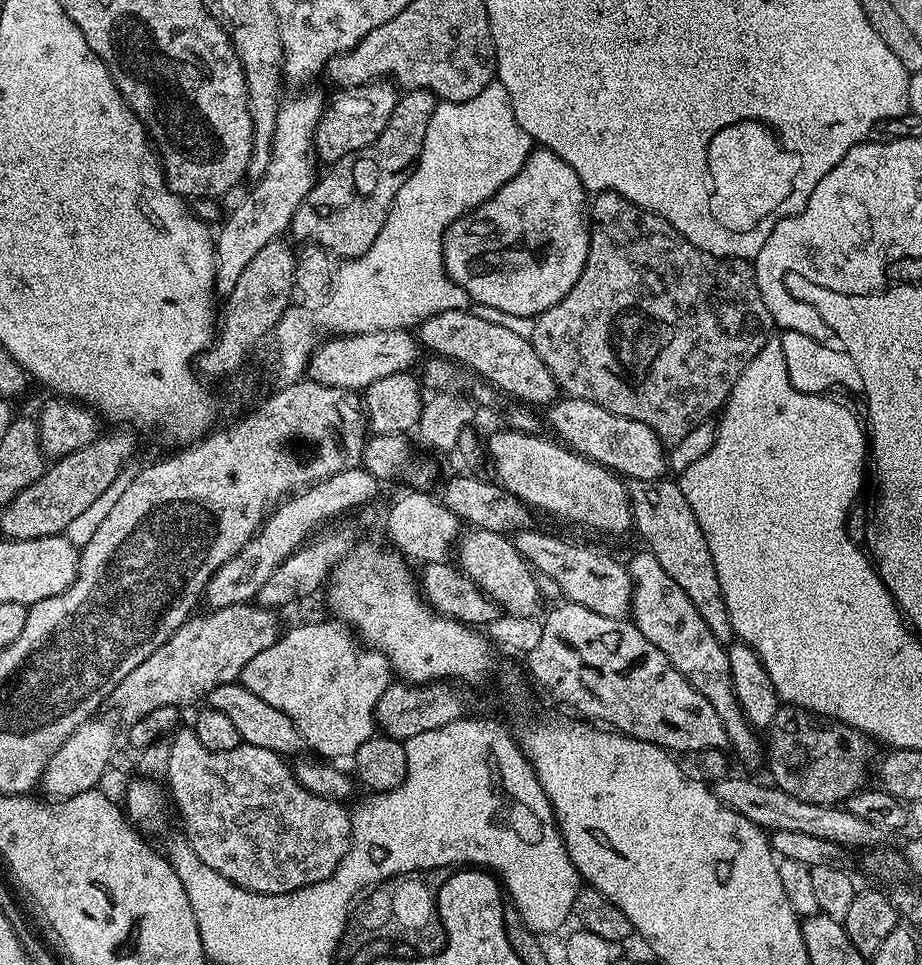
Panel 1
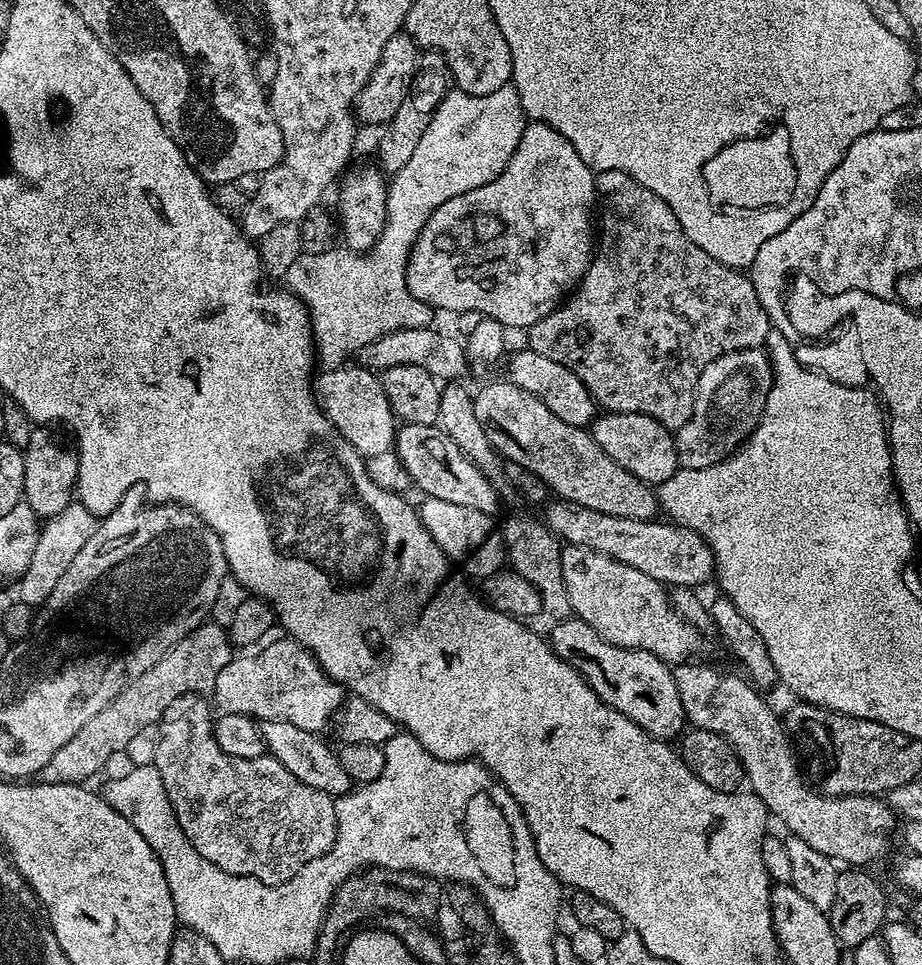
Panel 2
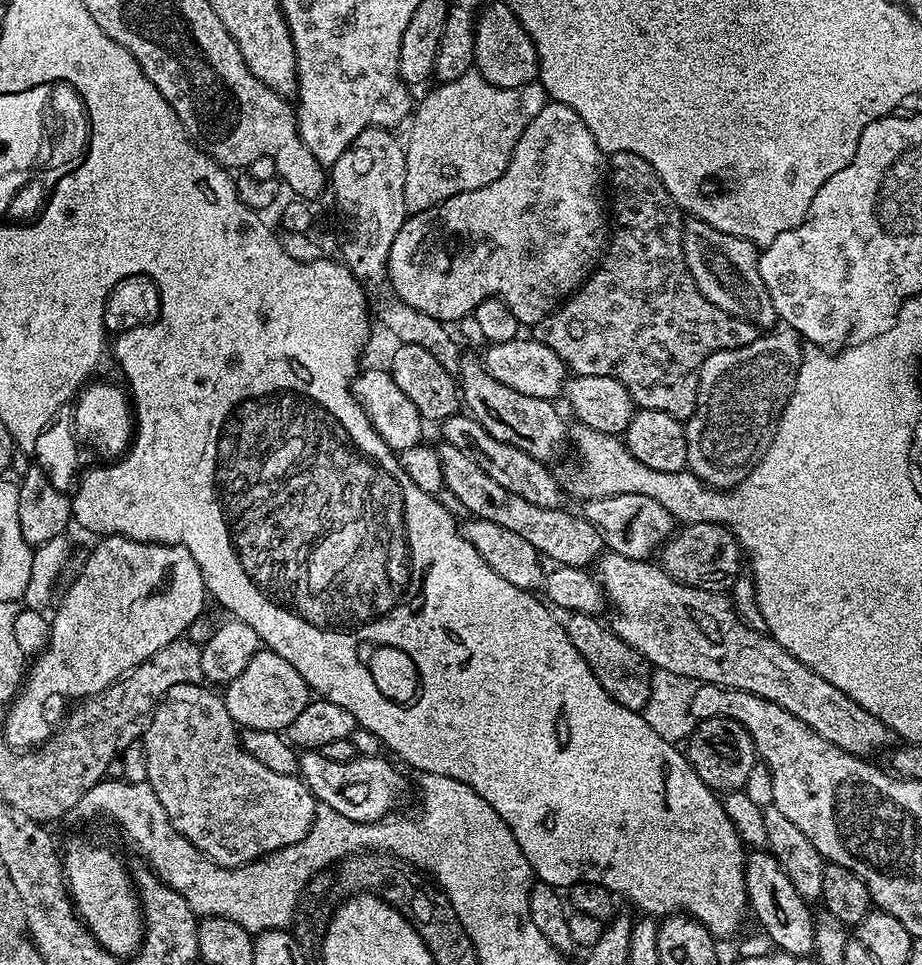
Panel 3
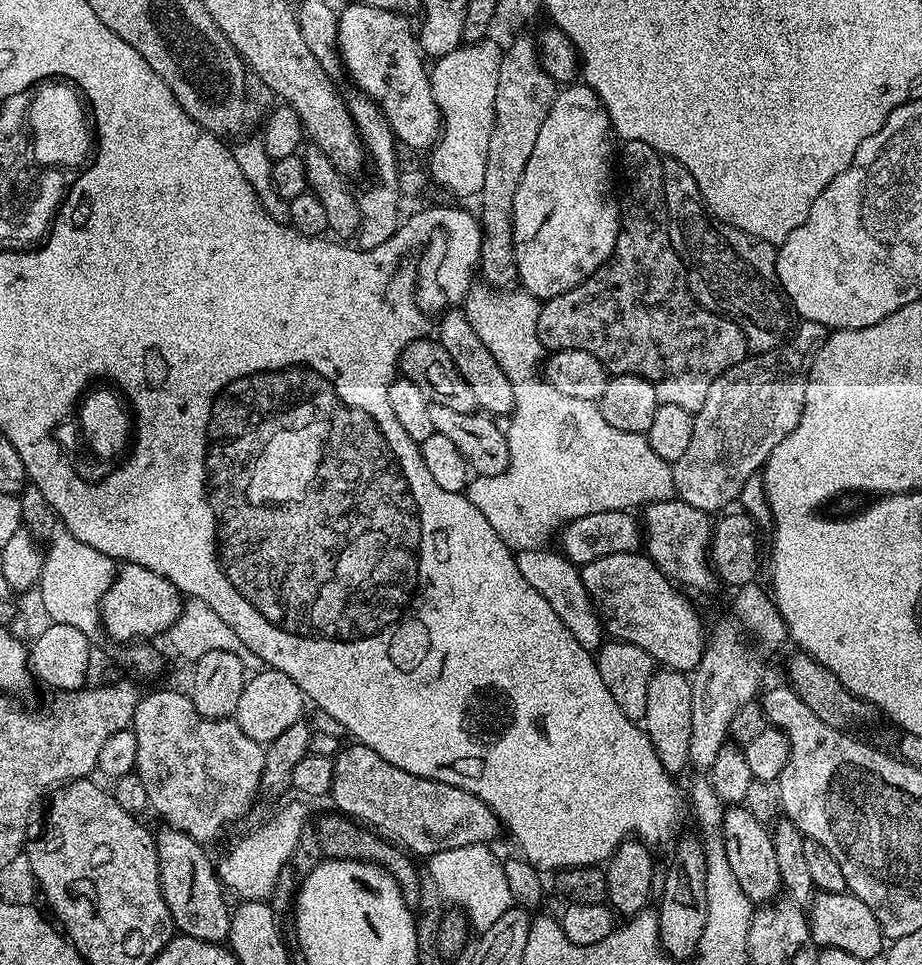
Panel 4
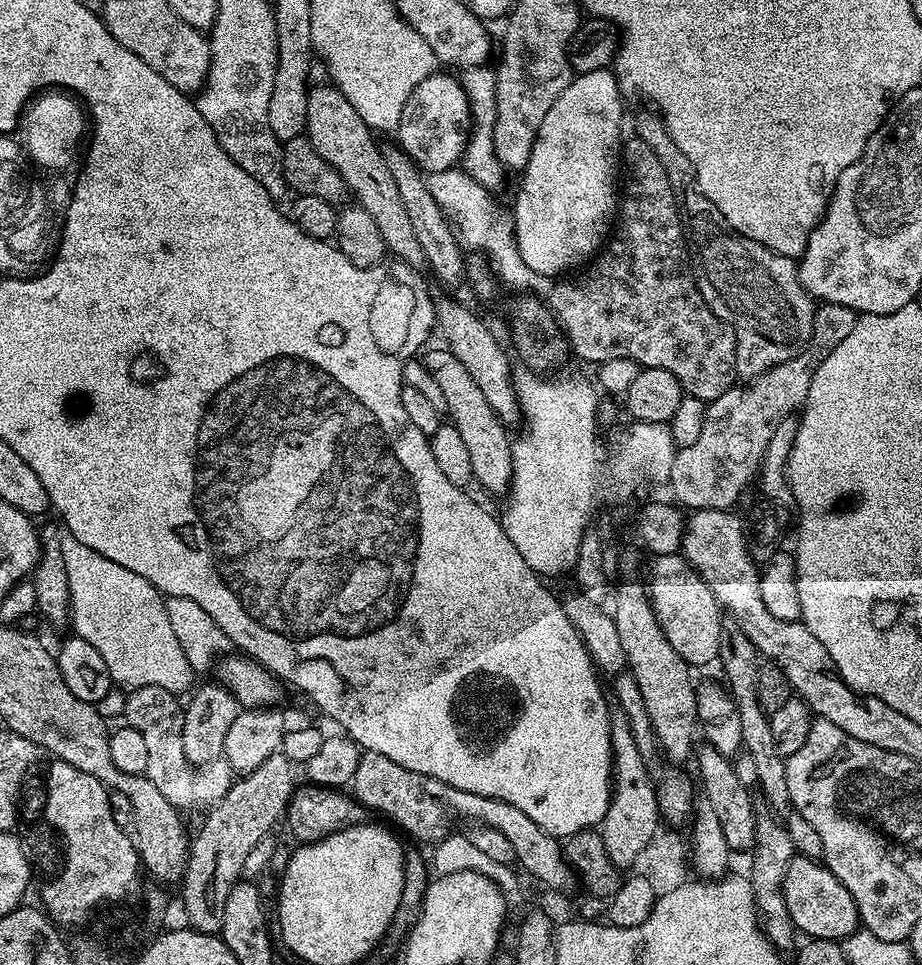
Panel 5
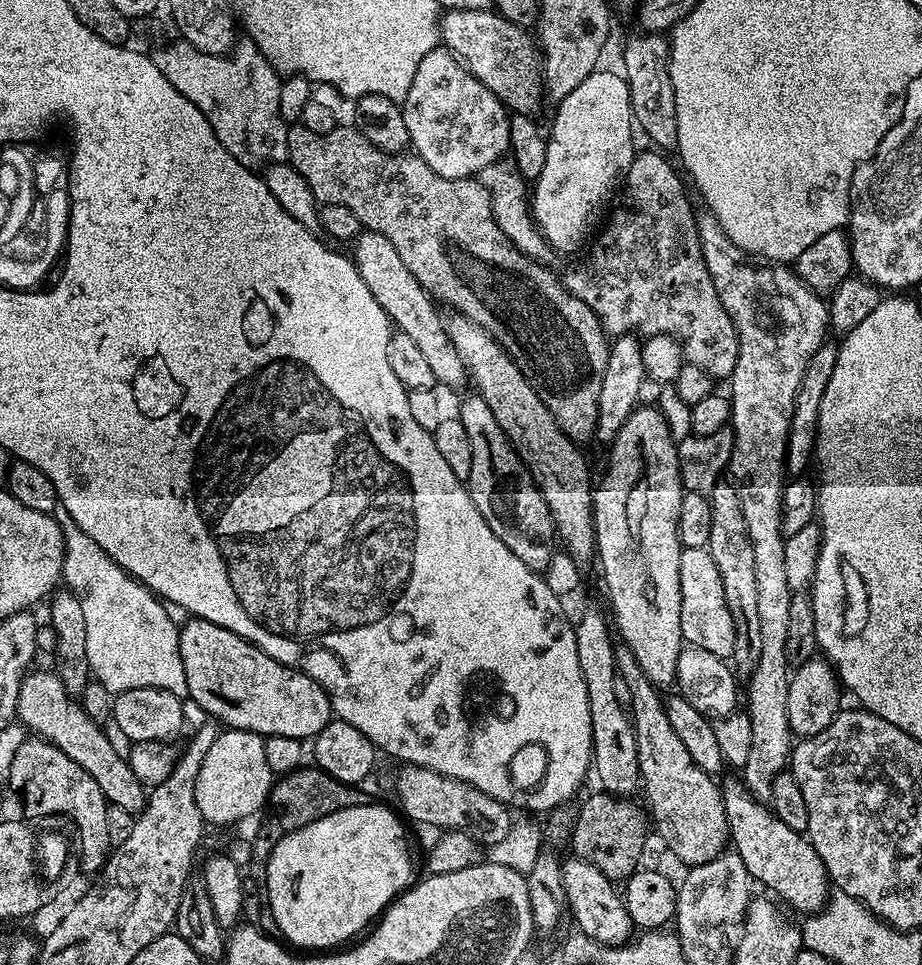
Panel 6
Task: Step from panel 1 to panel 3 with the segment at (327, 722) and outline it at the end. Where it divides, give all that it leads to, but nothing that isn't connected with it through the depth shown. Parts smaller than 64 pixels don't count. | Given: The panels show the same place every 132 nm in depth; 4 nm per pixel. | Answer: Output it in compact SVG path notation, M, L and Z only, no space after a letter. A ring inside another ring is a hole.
M261 650L254 658L250 658L246 670L242 670L242 674L238 674L238 678L234 678L234 682L230 682L223 689L222 695L230 718L235 720L241 729L253 728L259 732L280 732L287 730L290 722L294 722L294 718L302 714L310 699L310 689L302 674L298 674L298 670L294 670L294 666L286 662L286 658L278 658L278 654Z

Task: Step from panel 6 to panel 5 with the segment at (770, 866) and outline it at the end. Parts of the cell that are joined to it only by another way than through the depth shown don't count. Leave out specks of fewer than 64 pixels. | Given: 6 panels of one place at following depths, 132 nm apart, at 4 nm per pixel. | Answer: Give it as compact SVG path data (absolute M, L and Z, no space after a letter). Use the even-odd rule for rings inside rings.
M799 854L793 856L782 882L782 894L786 898L786 910L797 933L814 940L843 942L850 933L861 927L860 915L850 890L838 882L836 875L820 860L811 860Z

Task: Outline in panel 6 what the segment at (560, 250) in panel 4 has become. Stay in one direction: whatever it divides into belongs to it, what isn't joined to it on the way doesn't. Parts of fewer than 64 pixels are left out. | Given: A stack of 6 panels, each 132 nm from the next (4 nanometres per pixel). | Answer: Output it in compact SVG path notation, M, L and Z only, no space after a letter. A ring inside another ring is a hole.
M597 70L590 73L586 78L582 78L582 82L578 82L578 86L574 86L574 90L570 90L570 94L566 94L566 98L559 100L555 108L556 117L552 120L552 129L546 132L546 143L543 145L545 164L531 189L530 207L541 236L553 249L560 250L576 248L584 239L589 239L588 231L597 227L596 219L599 218L604 203L617 195L638 148L637 145L632 145L634 121L630 90L619 71Z

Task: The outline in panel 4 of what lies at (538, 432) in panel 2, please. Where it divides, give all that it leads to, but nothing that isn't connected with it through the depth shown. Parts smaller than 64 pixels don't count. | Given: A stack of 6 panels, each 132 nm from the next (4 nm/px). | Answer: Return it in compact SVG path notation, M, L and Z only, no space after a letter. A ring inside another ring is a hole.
M449 307L439 317L439 320L440 345L444 347L446 354L450 354L450 358L454 358L454 366L458 366L458 374L462 374L462 378L466 378L466 383L470 386L470 391L476 399L477 409L493 418L507 417L514 406L514 390L510 386L510 378L506 378L506 374L502 374L502 366L498 366L498 362L494 362L494 354L490 354L490 350L486 350L482 338L478 338L478 334L474 334L474 326L470 326L470 318L466 318L463 307Z

